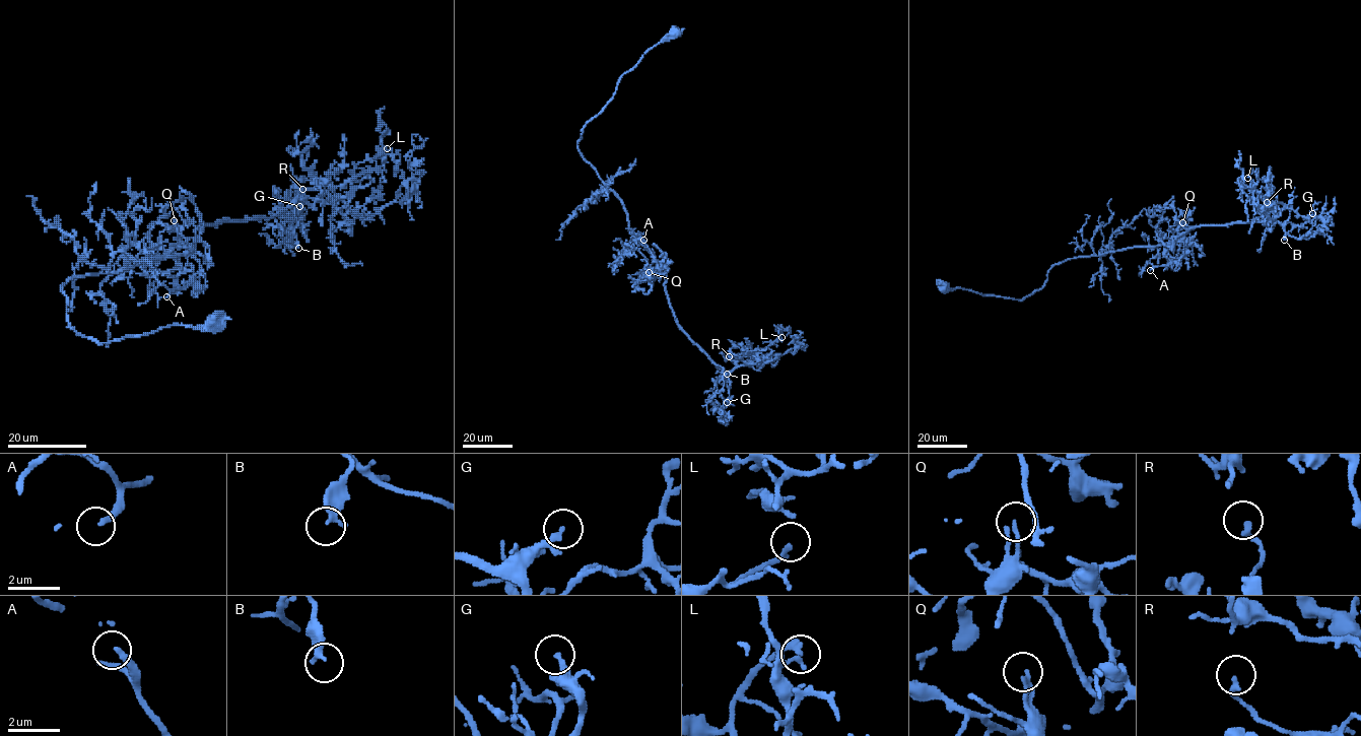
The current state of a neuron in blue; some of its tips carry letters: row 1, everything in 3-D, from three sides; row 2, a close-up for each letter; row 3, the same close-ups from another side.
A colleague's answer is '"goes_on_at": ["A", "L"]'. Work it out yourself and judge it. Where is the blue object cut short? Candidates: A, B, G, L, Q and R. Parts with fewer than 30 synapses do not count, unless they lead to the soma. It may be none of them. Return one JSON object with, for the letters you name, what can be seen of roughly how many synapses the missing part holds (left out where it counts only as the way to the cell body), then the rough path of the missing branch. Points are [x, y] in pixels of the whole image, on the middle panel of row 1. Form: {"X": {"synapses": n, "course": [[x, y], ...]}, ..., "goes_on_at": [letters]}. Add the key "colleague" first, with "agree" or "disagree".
{"colleague": "agree", "A": {"synapses": 45}, "L": {"synapses": 45}, "goes_on_at": ["A", "L"]}

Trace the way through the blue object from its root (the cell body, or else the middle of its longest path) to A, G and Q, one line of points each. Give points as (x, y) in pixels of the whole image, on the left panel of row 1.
A: (214, 322), (97, 343), (69, 327), (61, 287), (76, 277), (192, 251), (205, 283), (166, 296)
G: (214, 322), (97, 343), (69, 327), (61, 287), (182, 255), (202, 225), (271, 218), (301, 197), (299, 206)
Q: (214, 322), (107, 343), (69, 327), (61, 287), (180, 247), (174, 220)

